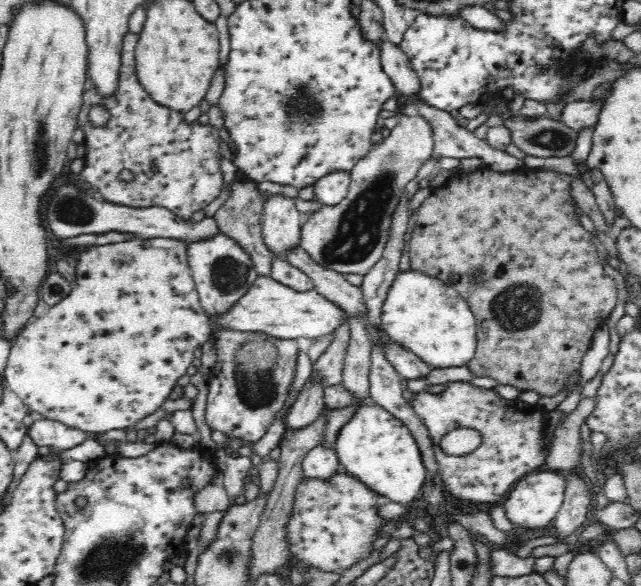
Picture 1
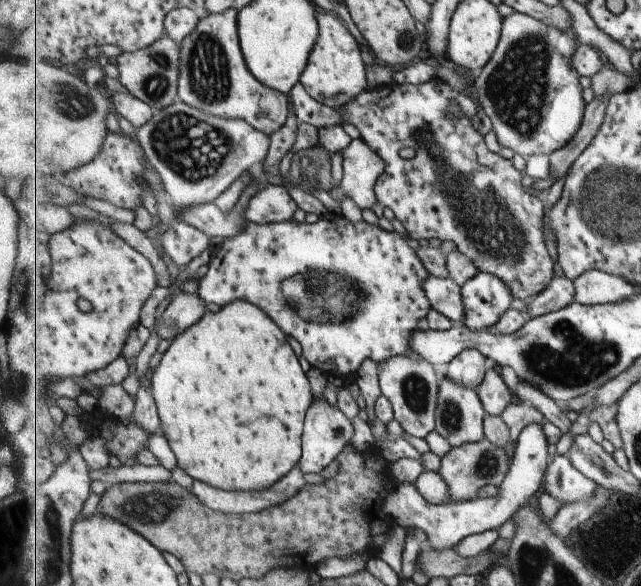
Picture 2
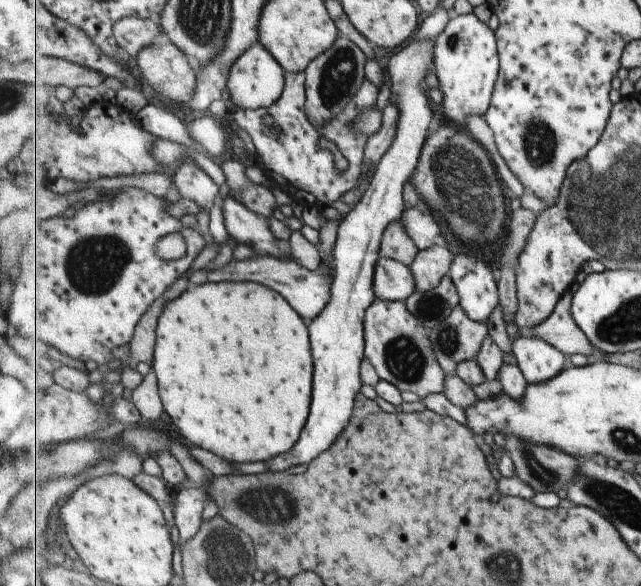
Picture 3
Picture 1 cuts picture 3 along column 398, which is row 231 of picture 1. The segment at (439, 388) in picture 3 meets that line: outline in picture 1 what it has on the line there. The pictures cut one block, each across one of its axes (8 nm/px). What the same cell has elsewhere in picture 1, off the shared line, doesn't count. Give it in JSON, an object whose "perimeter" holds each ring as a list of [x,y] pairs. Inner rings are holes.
{"perimeter":[[[412,112],[400,115],[398,126],[391,130],[389,136],[380,144],[372,145],[370,152],[351,168],[347,195],[334,206],[323,206],[323,209],[310,213],[308,221],[301,226],[299,247],[324,270],[363,275],[379,259],[400,193],[431,153],[431,130],[428,124],[428,121]]]}

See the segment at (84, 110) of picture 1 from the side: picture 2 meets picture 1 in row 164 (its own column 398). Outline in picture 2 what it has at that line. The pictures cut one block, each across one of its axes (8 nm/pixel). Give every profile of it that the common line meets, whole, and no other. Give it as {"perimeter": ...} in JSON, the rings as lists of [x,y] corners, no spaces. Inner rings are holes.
{"perimeter":[[[435,77],[423,84],[390,83],[371,90],[365,89],[355,100],[336,109],[345,123],[359,130],[360,138],[370,146],[370,150],[374,150],[386,162],[386,169],[376,184],[376,196],[386,212],[405,226],[411,238],[453,241],[459,251],[473,260],[479,272],[498,276],[515,298],[526,303],[550,285],[555,278],[555,260],[545,244],[545,204],[527,192],[523,186],[523,174],[513,166],[511,159],[505,160],[496,150],[491,152],[487,148],[486,138],[473,126],[477,106],[469,96]],[[454,103],[461,108],[461,116],[448,115]],[[403,148],[413,148],[415,156],[403,158]]]}

